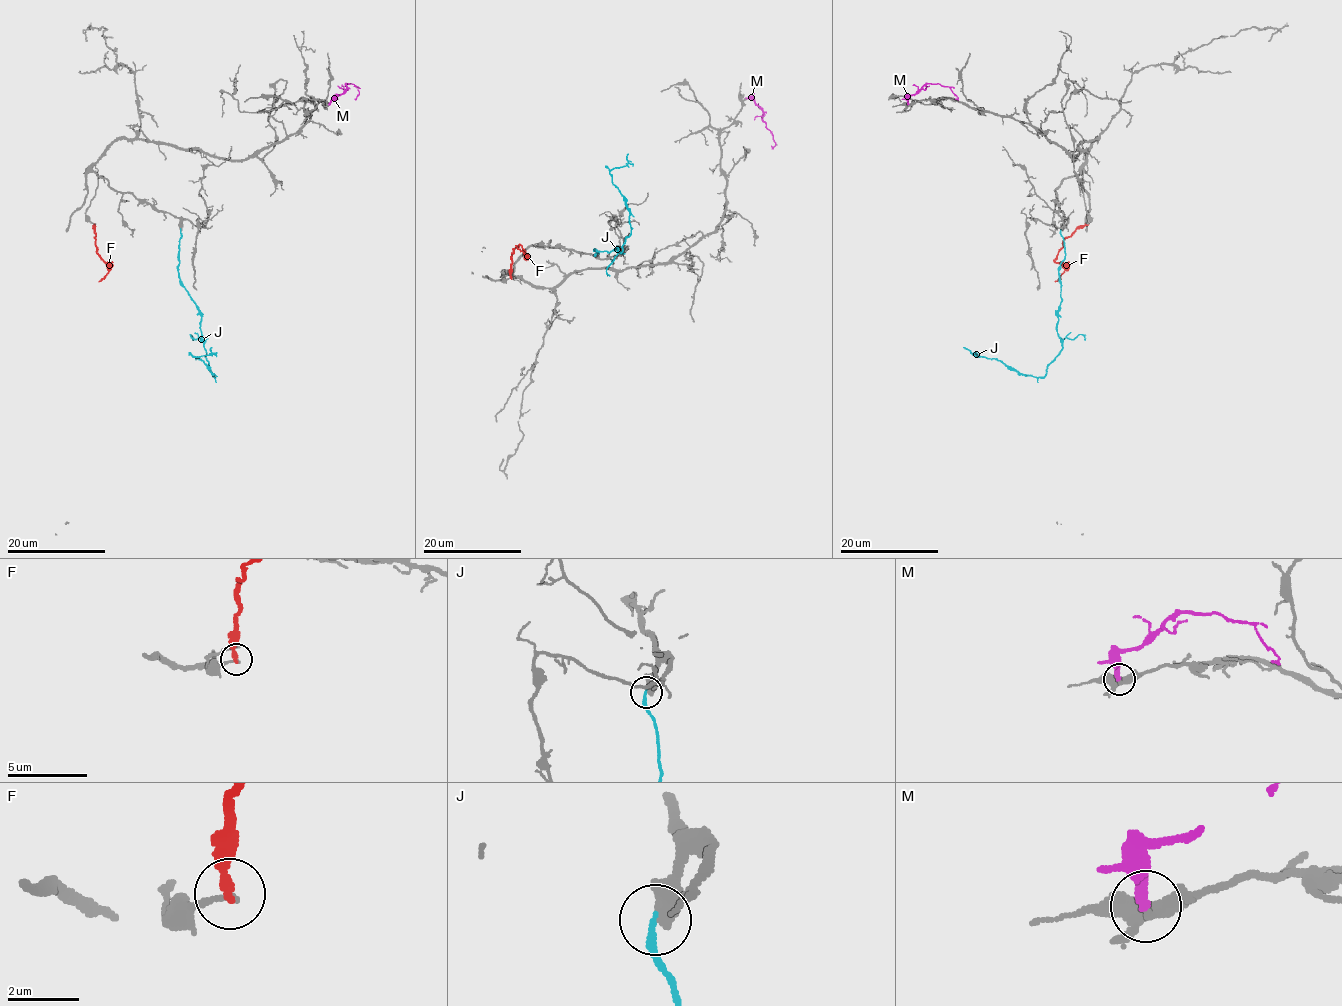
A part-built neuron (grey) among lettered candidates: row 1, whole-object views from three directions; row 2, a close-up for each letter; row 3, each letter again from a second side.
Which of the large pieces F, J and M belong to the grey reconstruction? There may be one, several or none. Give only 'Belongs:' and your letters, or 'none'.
Belongs: J, M

